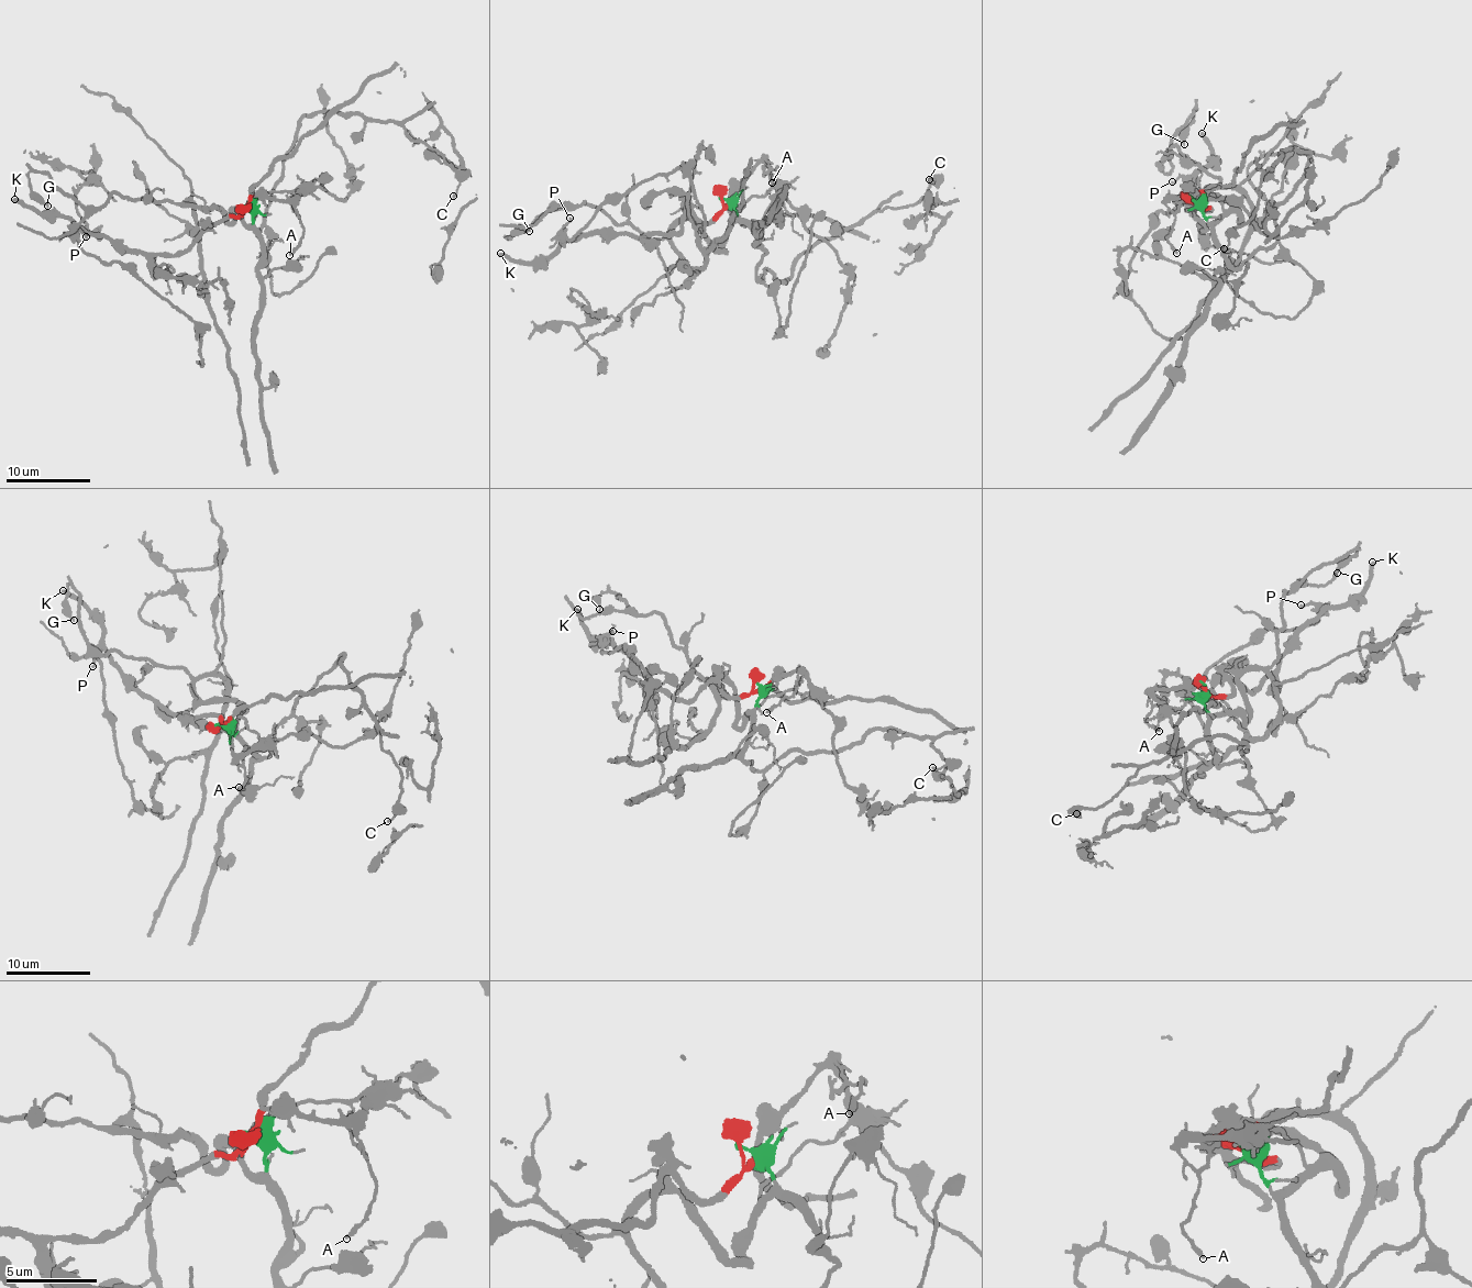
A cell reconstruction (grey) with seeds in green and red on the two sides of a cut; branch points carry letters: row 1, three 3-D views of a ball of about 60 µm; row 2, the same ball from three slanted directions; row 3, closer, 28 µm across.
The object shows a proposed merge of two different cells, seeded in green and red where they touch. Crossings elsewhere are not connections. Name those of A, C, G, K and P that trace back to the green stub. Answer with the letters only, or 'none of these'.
C, G

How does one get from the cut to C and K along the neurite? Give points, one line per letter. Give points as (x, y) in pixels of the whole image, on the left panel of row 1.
C: (242, 208), (267, 259), (257, 236), (297, 124), (327, 112), (399, 123), (452, 167), (453, 197)
K: (242, 208), (174, 255), (120, 251), (104, 236), (81, 231), (66, 218), (44, 217), (13, 198)

